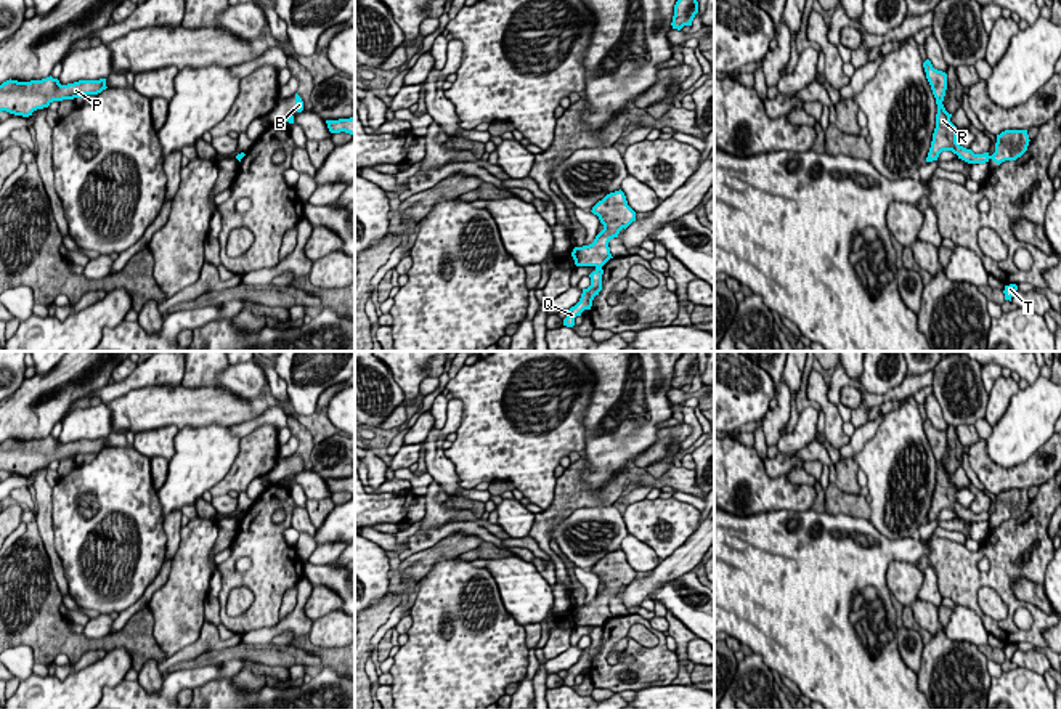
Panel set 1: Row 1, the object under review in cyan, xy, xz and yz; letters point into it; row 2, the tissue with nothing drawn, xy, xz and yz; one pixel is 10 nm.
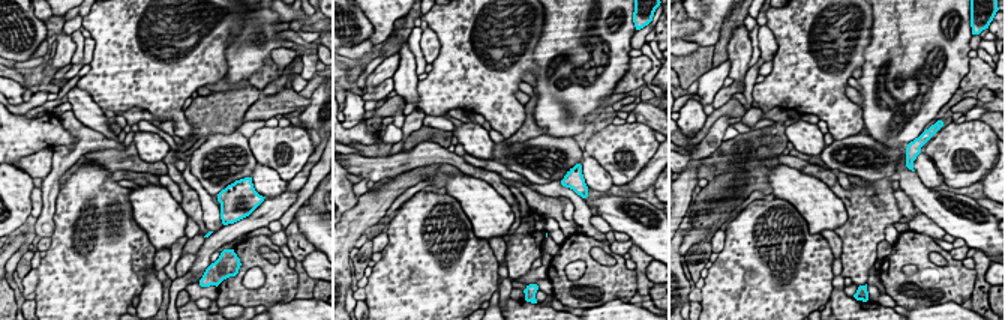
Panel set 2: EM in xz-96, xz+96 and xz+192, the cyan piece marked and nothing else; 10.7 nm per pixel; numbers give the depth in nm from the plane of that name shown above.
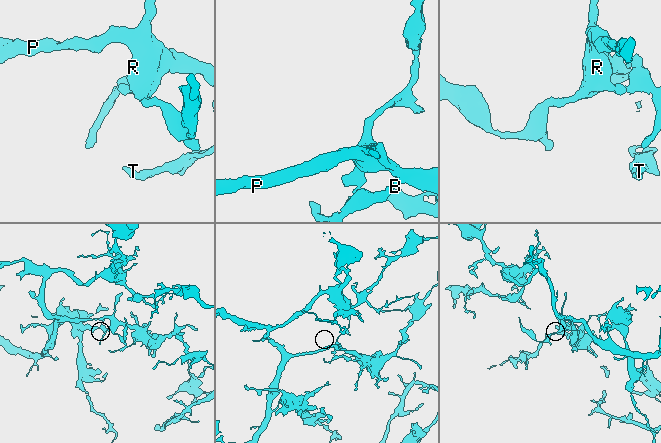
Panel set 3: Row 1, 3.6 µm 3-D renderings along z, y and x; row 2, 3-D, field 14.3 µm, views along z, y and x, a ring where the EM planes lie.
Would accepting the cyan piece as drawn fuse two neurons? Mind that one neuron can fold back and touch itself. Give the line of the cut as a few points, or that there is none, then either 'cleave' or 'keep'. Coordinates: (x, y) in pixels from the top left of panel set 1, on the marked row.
cut xz (596, 267), (601, 268); cleave

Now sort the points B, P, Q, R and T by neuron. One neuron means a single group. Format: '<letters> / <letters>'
B P R T / Q

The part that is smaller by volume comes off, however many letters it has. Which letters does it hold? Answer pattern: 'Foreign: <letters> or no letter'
Foreign: Q

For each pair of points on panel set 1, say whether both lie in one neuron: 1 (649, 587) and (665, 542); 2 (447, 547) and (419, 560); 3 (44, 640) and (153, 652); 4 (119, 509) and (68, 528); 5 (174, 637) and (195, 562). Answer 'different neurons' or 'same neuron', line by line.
1: different neurons
2: same neuron
3: same neuron
4: same neuron
5: same neuron

